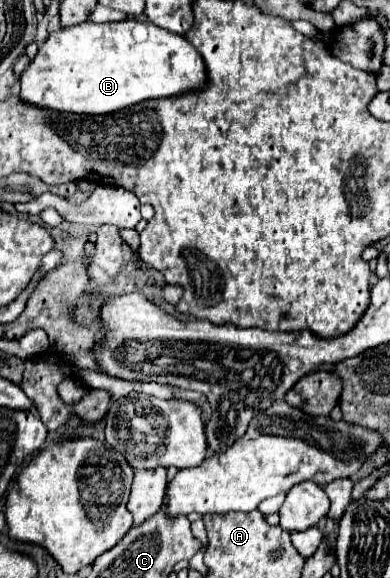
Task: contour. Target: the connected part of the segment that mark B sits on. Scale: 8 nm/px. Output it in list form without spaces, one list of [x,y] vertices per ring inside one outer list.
[[[91,20],[71,26],[67,30],[57,30],[49,34],[45,44],[39,48],[37,56],[31,60],[27,70],[19,78],[21,98],[27,104],[45,106],[59,112],[71,114],[111,114],[143,100],[173,98],[187,92],[201,90],[207,84],[205,62],[193,44],[185,36],[177,36],[165,28],[157,28],[151,22],[123,20],[123,22],[103,22],[95,24]]]

